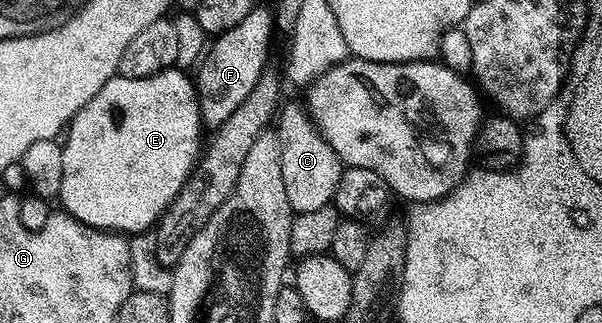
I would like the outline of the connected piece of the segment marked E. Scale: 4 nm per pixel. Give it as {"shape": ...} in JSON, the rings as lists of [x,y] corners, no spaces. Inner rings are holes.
{"shape":[[[172,67],[149,75],[147,78],[129,79],[118,75],[110,77],[105,83],[105,87],[101,87],[101,91],[97,91],[97,95],[93,95],[93,99],[89,99],[89,103],[85,103],[85,107],[81,107],[81,111],[77,111],[77,115],[70,121],[69,128],[66,130],[65,138],[67,137],[67,141],[62,142],[63,178],[61,179],[58,200],[63,201],[62,208],[68,217],[76,217],[81,224],[88,225],[91,229],[101,229],[120,235],[143,235],[158,222],[159,218],[163,216],[163,212],[171,206],[173,199],[179,194],[181,187],[185,187],[185,183],[191,178],[195,166],[199,164],[201,150],[205,145],[205,136],[203,137],[205,126],[203,113],[199,109],[197,85],[192,78],[190,81],[183,73],[186,72],[182,68]]]}

